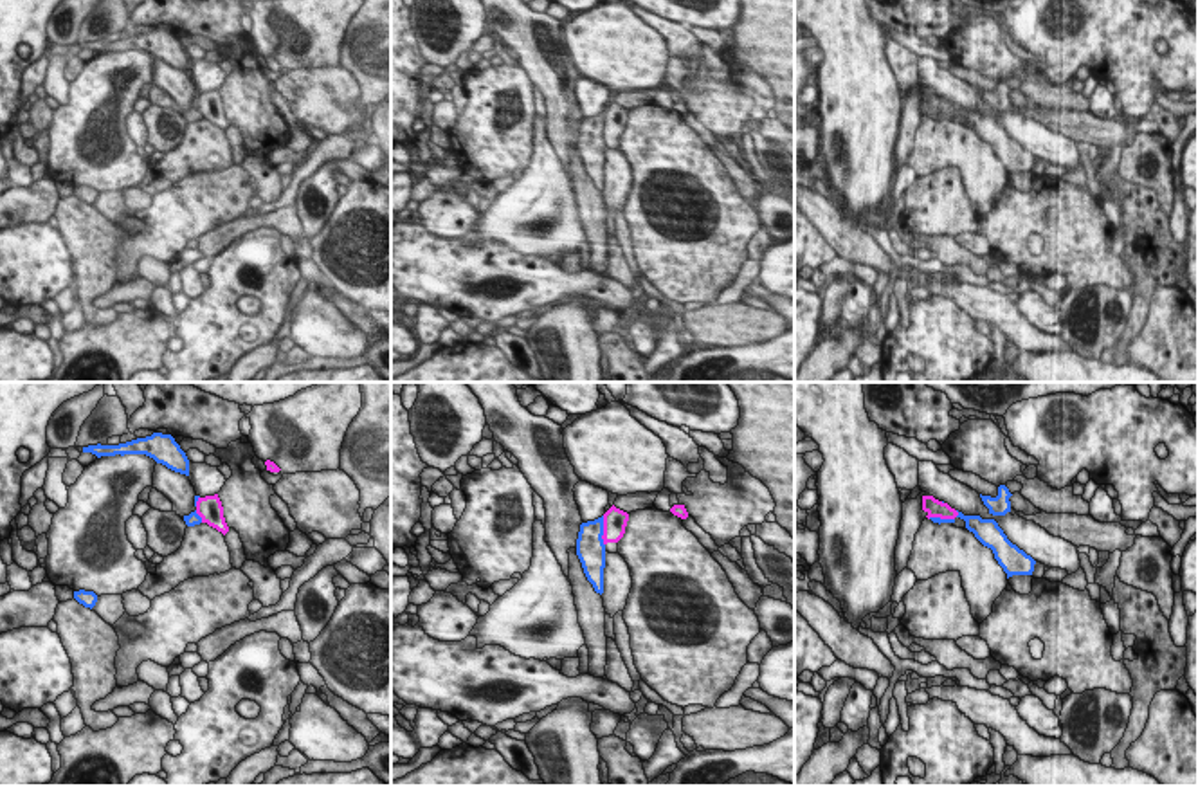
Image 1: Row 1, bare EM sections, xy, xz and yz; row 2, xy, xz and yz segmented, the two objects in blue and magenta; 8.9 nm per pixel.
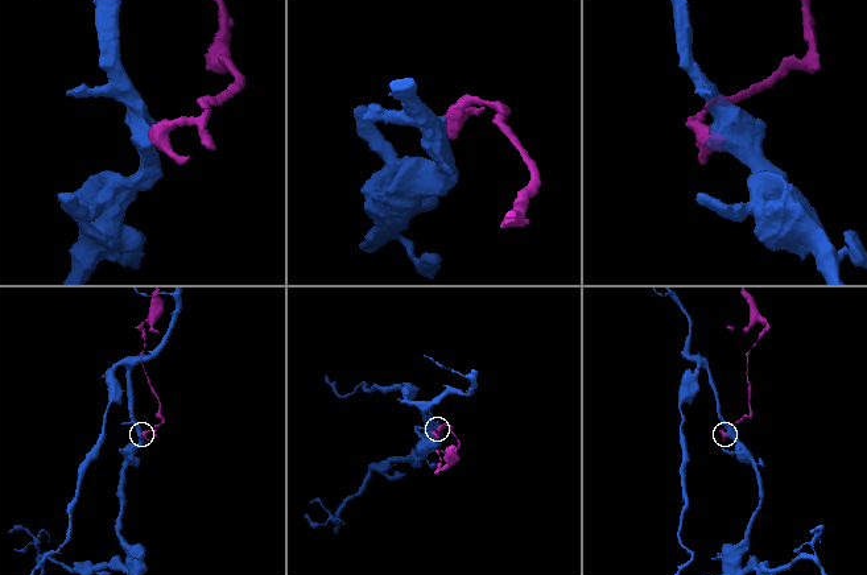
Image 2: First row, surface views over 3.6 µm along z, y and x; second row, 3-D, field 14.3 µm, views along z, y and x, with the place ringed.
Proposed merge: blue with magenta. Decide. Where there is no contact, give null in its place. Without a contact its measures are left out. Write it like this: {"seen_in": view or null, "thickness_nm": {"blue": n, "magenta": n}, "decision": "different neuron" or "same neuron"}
{"seen_in": "xz", "thickness_nm": {"blue": 260, "magenta": 220}, "decision": "different neuron"}

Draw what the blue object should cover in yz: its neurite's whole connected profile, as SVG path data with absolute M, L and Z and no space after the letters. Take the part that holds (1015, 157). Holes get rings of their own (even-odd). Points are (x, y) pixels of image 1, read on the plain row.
M958 108L957 114L964 115L966 124L973 128L984 142L993 146L1007 175L1012 171L1032 171L1036 157L1012 141L994 115L964 112L962 108Z

